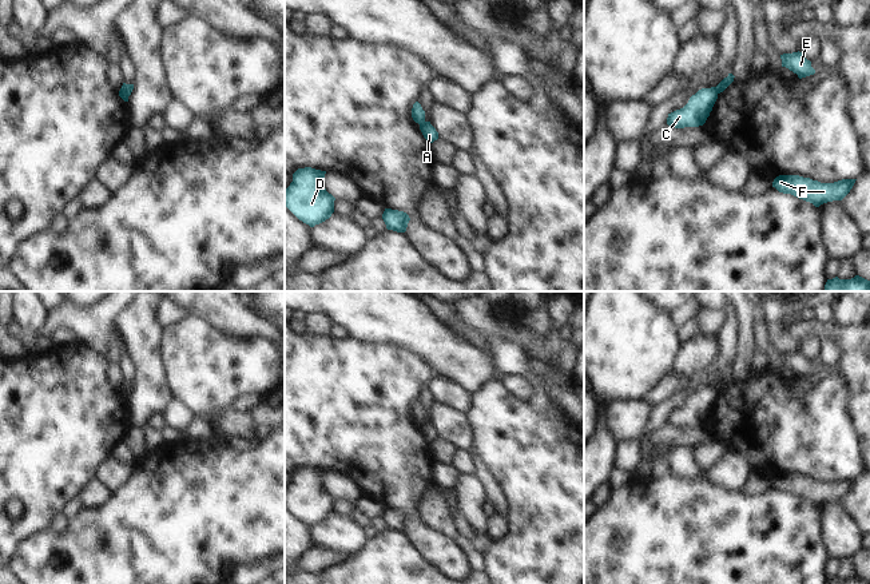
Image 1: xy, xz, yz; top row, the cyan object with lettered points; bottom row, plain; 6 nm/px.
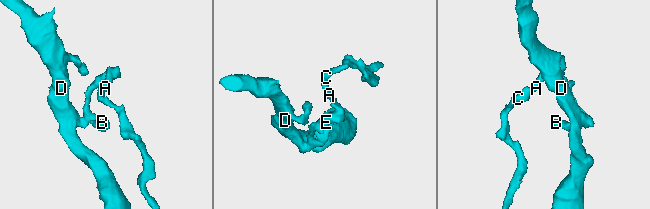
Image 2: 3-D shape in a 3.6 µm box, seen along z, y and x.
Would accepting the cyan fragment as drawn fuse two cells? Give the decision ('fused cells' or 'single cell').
fused cells

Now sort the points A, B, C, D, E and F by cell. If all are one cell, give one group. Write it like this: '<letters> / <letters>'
A B D E F / C

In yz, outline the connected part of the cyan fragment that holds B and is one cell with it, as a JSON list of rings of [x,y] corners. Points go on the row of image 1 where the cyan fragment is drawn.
[[[779,175],[772,187],[779,192],[791,194],[819,207],[823,203],[842,200],[853,188],[857,179],[842,179],[834,183],[821,183],[799,175]]]

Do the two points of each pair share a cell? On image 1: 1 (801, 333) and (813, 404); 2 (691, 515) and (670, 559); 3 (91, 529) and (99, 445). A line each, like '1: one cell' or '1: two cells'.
1: two cells
2: one cell
3: two cells

